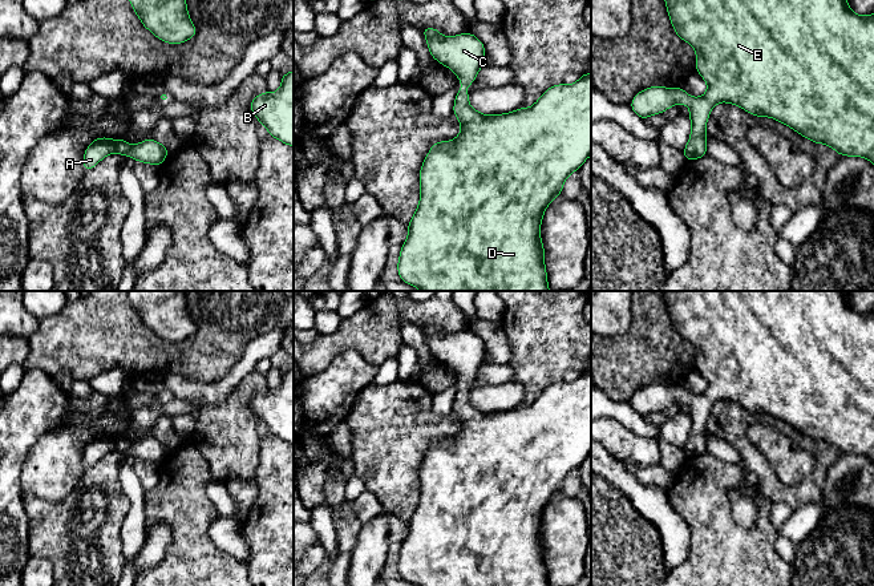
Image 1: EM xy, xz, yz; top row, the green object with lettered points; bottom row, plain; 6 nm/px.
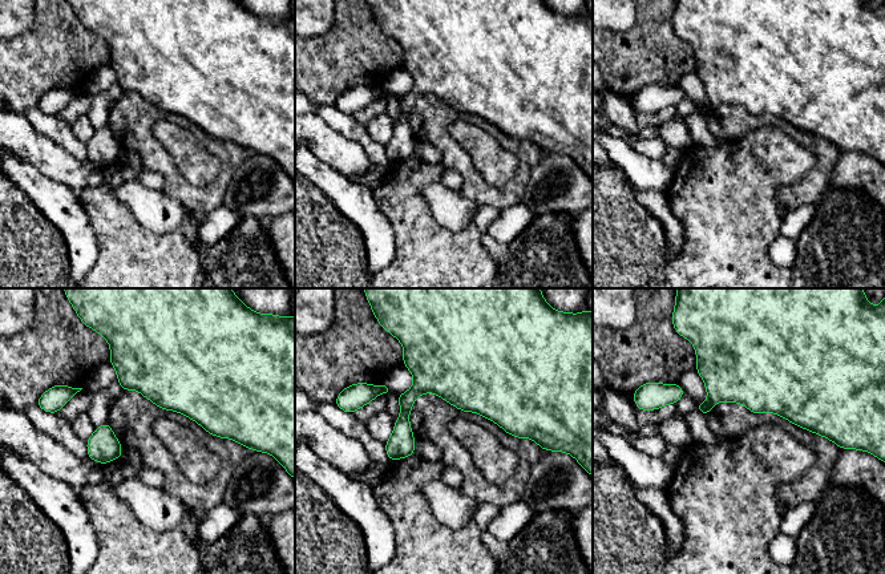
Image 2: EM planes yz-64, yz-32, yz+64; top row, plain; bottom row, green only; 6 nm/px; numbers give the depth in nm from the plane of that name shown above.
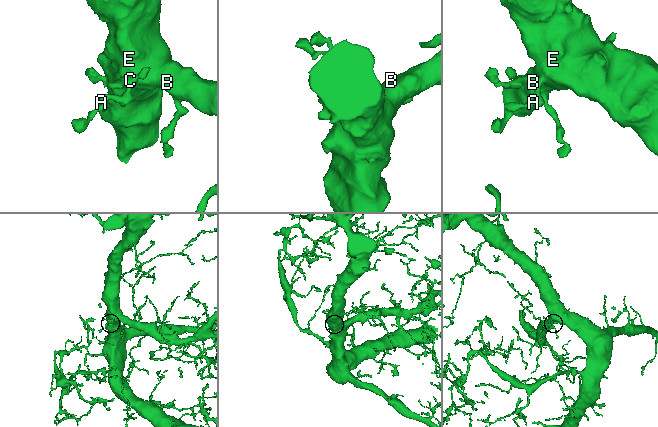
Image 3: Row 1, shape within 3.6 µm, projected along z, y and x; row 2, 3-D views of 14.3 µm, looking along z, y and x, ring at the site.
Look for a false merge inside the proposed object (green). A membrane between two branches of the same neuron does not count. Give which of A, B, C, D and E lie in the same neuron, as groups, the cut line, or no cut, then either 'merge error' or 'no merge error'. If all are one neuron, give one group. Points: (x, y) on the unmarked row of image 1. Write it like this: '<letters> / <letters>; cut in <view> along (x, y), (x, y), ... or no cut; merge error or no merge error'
A B C D E; no cut; no merge error

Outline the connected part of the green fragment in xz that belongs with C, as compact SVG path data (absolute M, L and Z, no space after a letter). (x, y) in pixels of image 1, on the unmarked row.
M422 326L430 353L441 363L448 364L461 377L461 385L456 393L453 411L461 420L461 429L452 439L436 440L420 468L420 500L414 513L408 521L408 536L401 545L397 569L402 579L417 586L549 586L545 565L545 547L541 538L541 520L546 505L561 493L566 476L578 469L591 453L591 371L584 371L575 381L559 381L549 385L530 405L519 405L511 411L485 413L469 403L469 391L465 388L476 377L478 368L483 364L485 344L470 330L446 335L436 326Z

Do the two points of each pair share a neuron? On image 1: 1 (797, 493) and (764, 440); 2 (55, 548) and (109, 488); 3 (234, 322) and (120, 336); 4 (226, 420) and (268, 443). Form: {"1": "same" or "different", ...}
{"1": "different", "2": "same", "3": "same", "4": "different"}

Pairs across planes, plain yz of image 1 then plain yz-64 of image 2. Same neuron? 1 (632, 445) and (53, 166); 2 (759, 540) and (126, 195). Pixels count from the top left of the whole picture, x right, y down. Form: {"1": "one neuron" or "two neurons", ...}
{"1": "one neuron", "2": "two neurons"}

